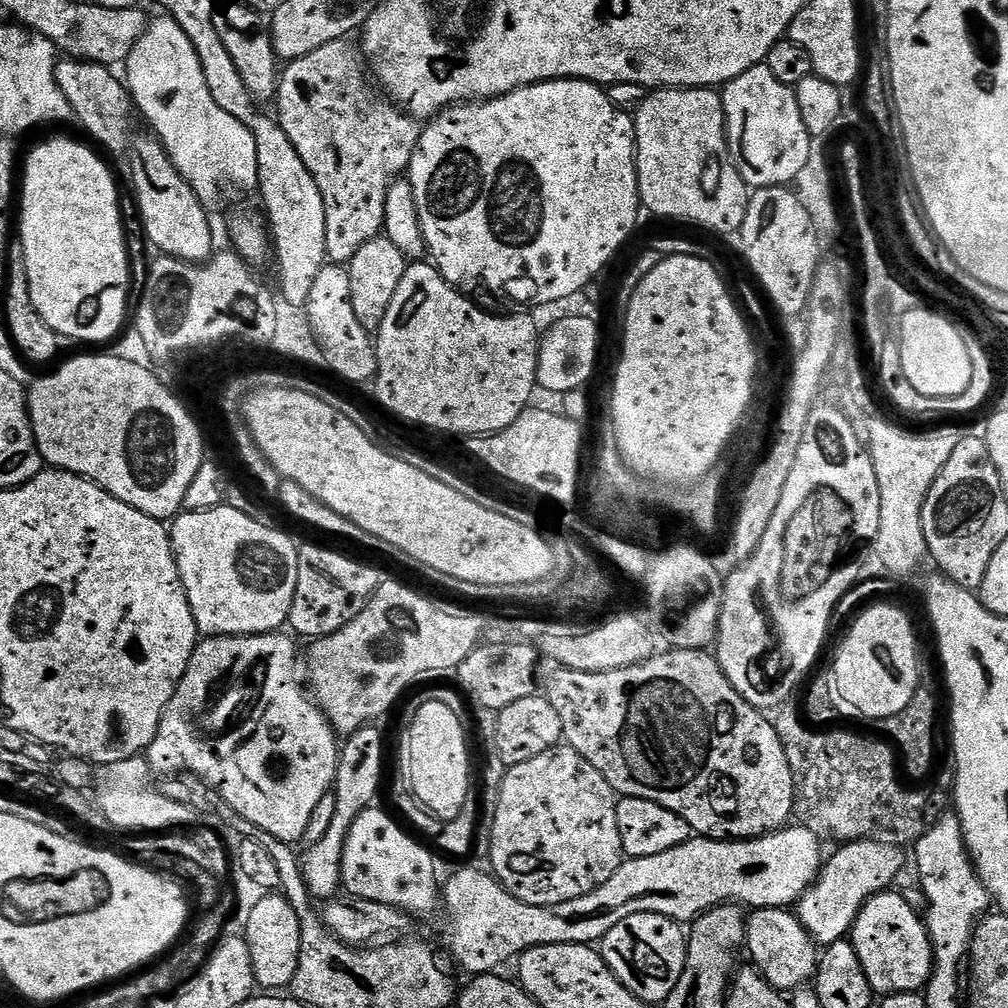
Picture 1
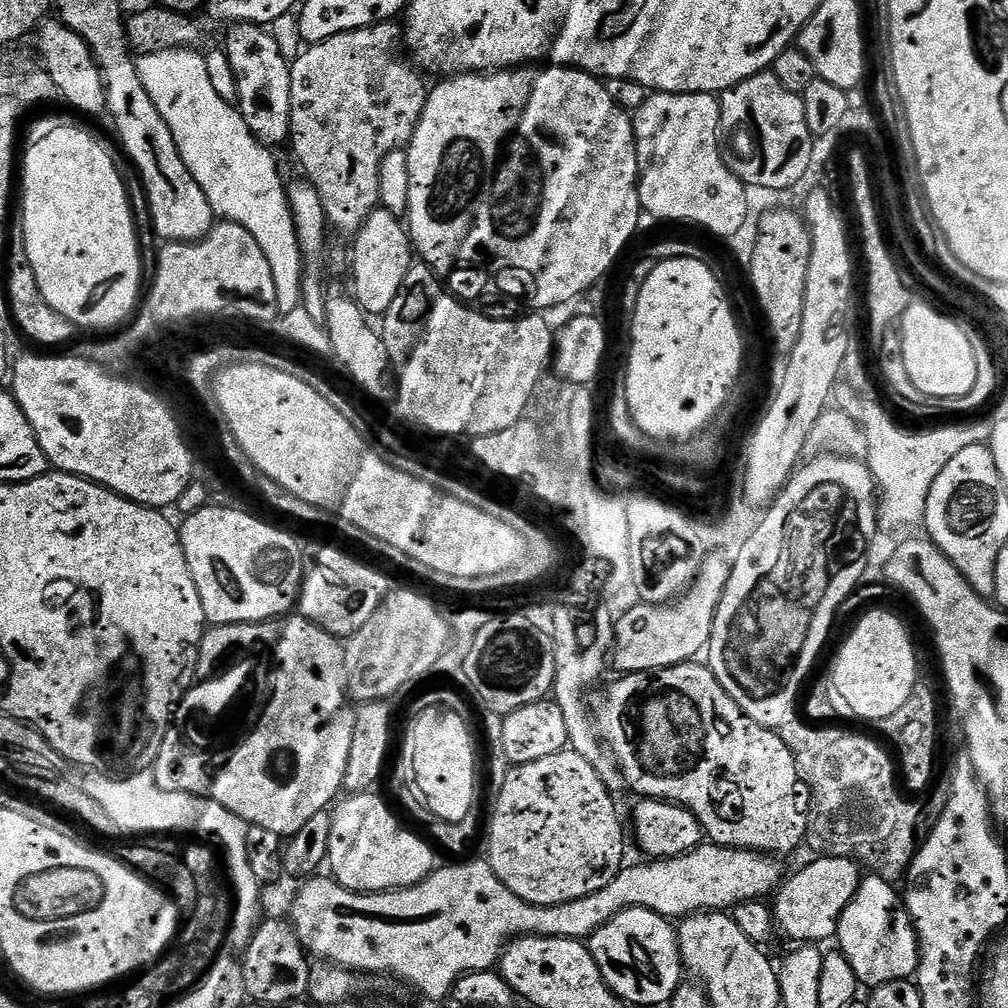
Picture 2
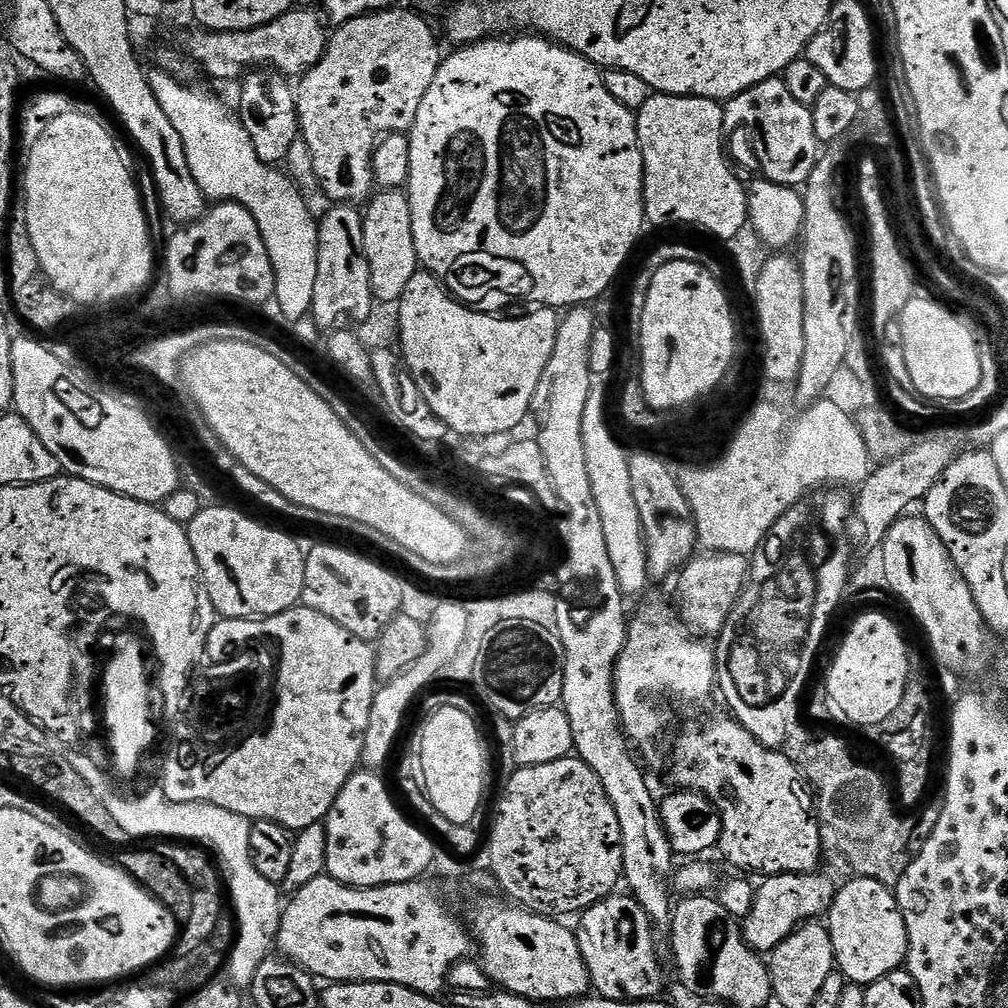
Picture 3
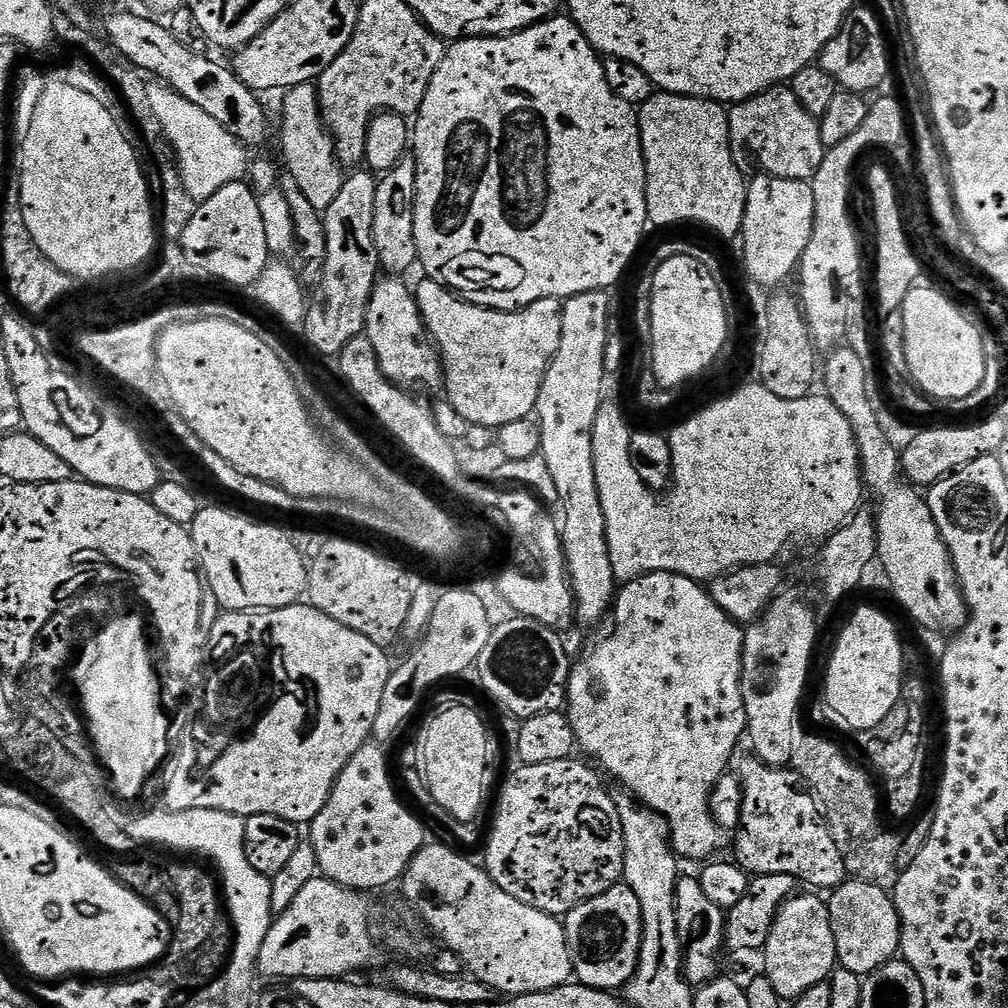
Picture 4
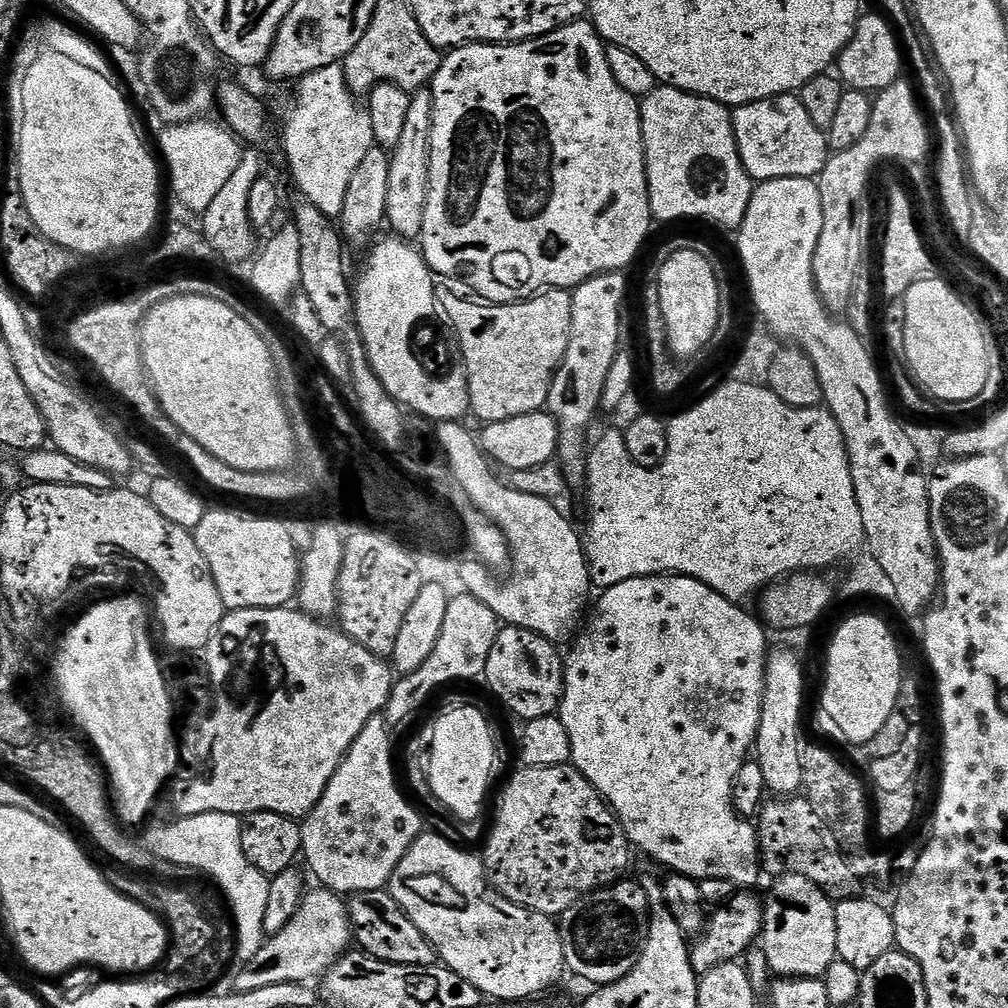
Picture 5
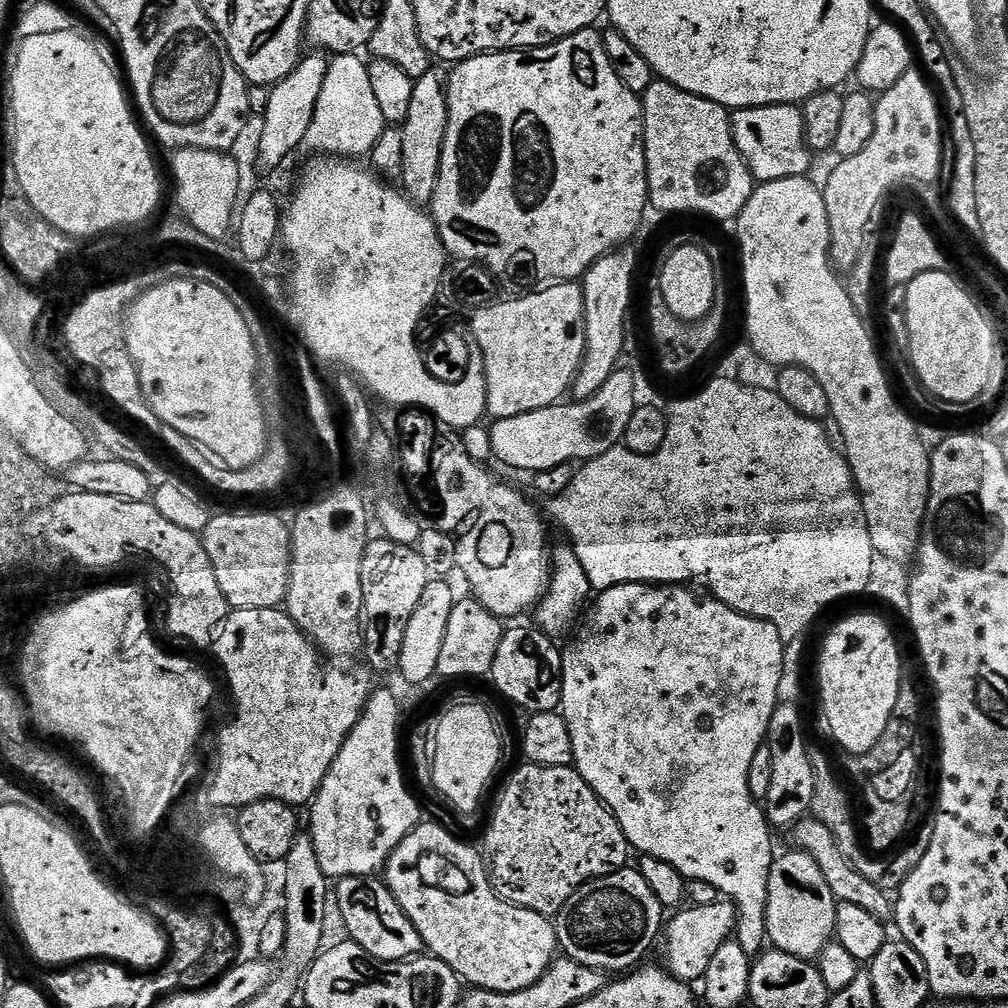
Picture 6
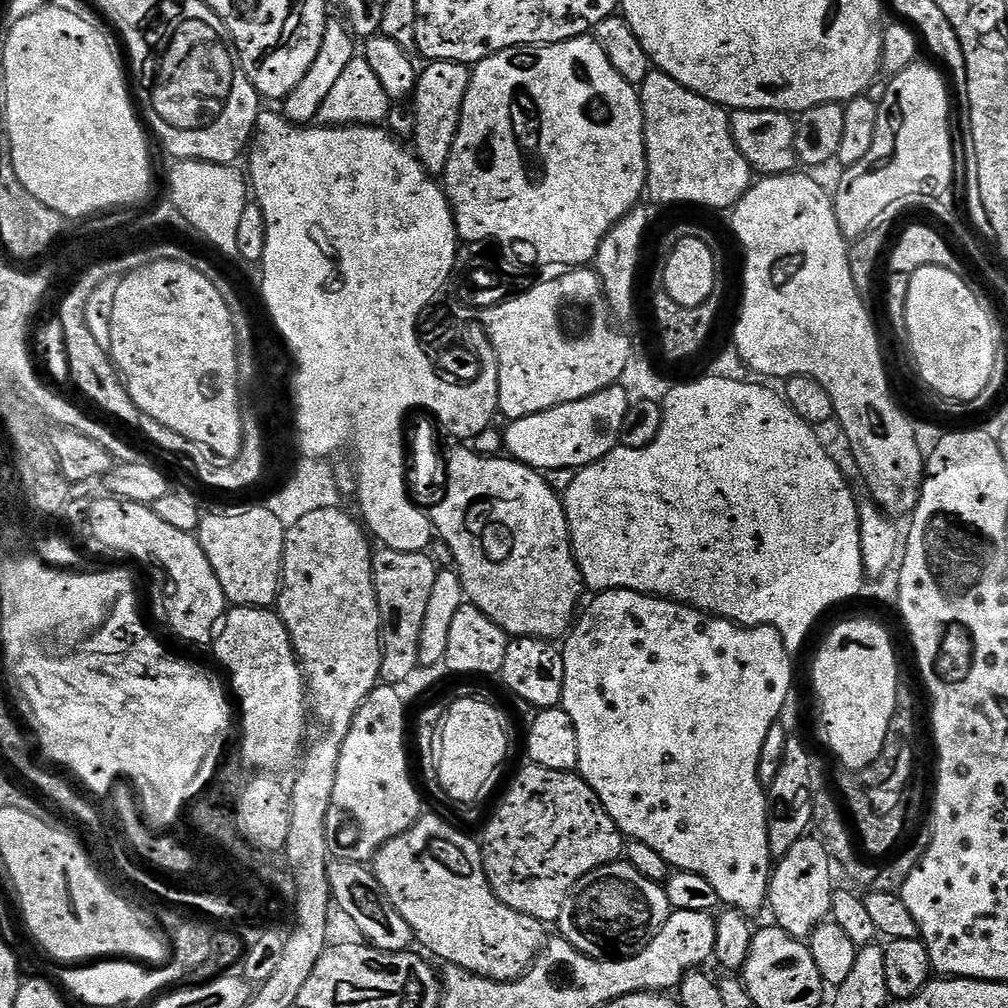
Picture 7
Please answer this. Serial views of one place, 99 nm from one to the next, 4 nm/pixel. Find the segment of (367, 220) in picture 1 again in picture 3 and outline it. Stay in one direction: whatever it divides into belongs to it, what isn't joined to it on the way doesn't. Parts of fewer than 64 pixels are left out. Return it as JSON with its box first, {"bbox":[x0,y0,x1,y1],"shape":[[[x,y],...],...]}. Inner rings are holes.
{"bbox":[295,8,442,206],"shape":[[[384,8],[339,25],[329,35],[322,58],[295,85],[299,139],[309,148],[319,190],[332,202],[356,206],[359,200],[367,201],[373,195],[372,155],[376,145],[390,132],[411,133],[418,106],[422,106],[422,98],[426,98],[426,90],[440,69],[442,51],[431,26],[419,11],[409,8]]]}

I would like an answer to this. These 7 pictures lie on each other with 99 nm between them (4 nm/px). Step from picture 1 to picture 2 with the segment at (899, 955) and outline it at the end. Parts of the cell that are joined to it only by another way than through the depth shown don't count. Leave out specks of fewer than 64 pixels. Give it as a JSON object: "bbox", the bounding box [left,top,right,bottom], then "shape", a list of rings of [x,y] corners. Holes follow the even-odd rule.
{"bbox":[835,875,920,989],"shape":[[[865,875],[850,906],[846,906],[835,935],[835,939],[840,940],[839,951],[843,952],[850,966],[854,966],[854,974],[861,985],[869,989],[915,977],[916,967],[920,965],[916,928],[902,903],[901,893],[899,896],[892,888],[895,887],[881,876]]]}

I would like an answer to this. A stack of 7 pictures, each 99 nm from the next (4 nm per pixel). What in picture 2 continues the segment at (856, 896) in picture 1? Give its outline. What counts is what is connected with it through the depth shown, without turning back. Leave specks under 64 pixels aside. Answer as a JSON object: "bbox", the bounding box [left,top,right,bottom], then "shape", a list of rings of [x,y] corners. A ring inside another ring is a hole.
{"bbox":[771,855,862,945],"shape":[[[821,855],[820,860],[812,860],[805,868],[800,868],[792,877],[785,879],[781,883],[778,891],[775,893],[774,899],[771,901],[772,918],[775,927],[788,940],[794,941],[797,945],[823,945],[823,940],[832,940],[836,935],[842,914],[846,910],[846,906],[850,906],[850,902],[854,898],[854,894],[858,890],[862,879],[862,868],[857,861],[850,856],[830,856]]]}

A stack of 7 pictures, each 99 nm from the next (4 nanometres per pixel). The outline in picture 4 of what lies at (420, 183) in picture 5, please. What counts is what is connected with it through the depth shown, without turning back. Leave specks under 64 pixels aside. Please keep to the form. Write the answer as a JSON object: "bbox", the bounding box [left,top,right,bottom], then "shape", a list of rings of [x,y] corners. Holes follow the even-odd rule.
{"bbox":[374,158,417,274],"shape":[[[406,158],[394,166],[394,170],[383,173],[376,181],[377,194],[374,201],[374,245],[378,250],[380,267],[388,274],[404,274],[417,263],[416,243],[414,242],[414,206],[416,205],[416,162],[415,159]]]}

